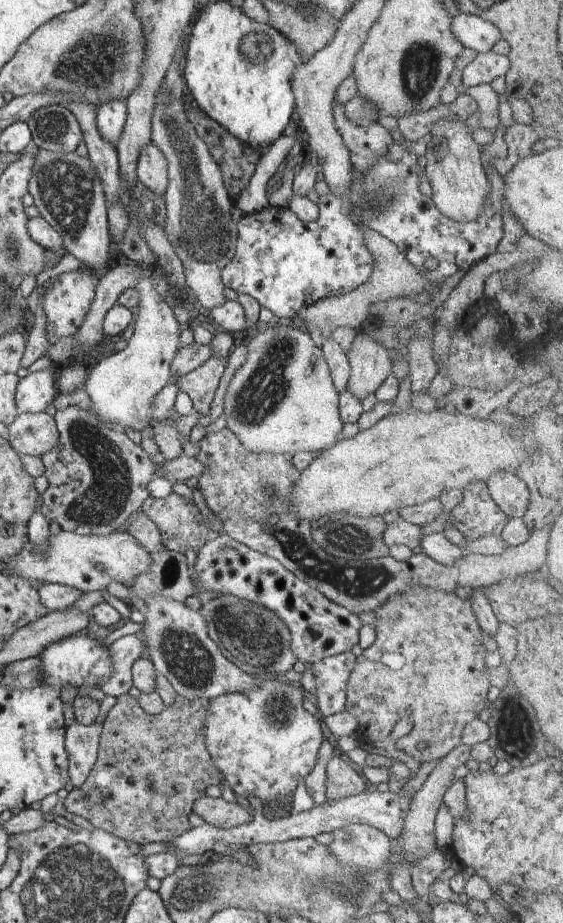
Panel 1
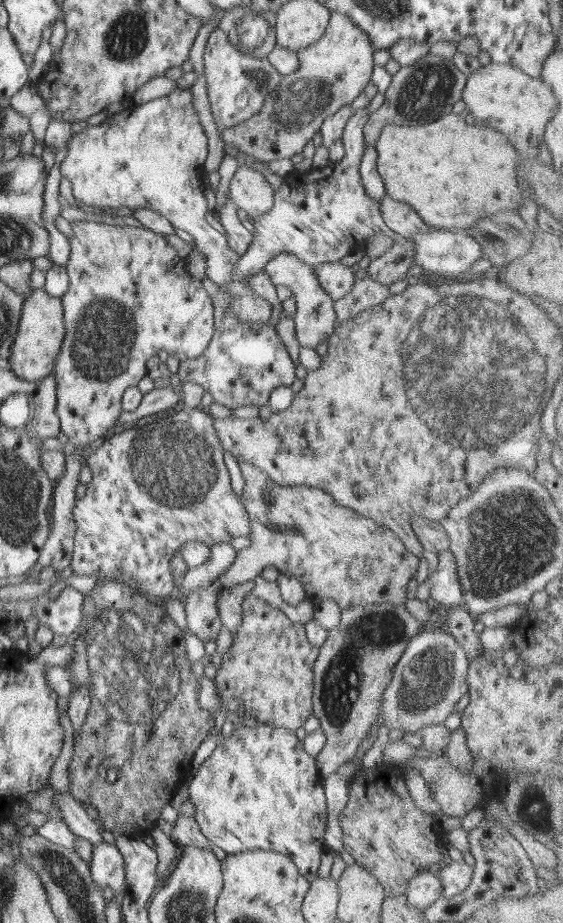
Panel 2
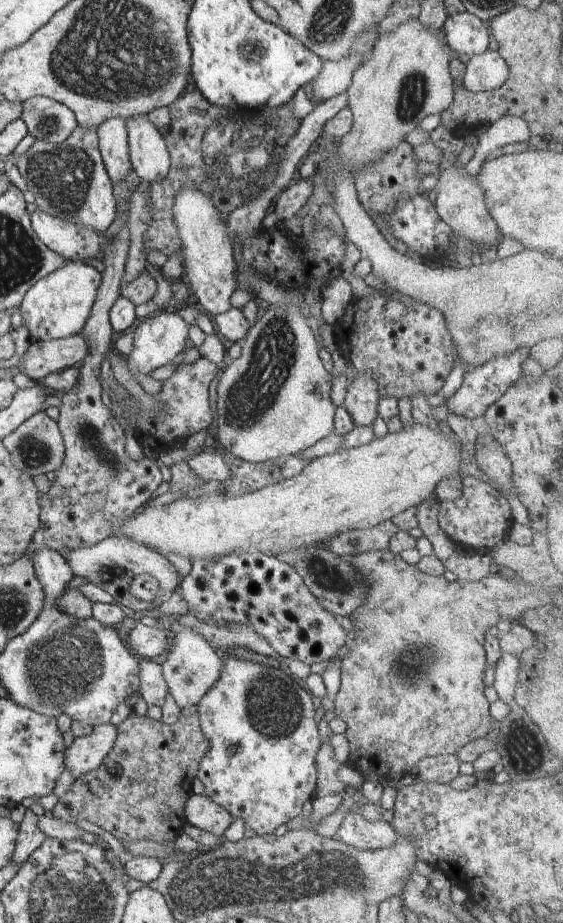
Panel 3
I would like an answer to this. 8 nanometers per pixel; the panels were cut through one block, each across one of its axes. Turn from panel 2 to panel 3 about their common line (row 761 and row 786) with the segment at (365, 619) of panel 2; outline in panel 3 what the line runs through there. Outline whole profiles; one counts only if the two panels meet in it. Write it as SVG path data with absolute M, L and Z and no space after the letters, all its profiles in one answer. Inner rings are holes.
M329 742L321 743L316 754L317 785L315 796L343 794L348 787L338 778L341 763L334 757L334 749Z

